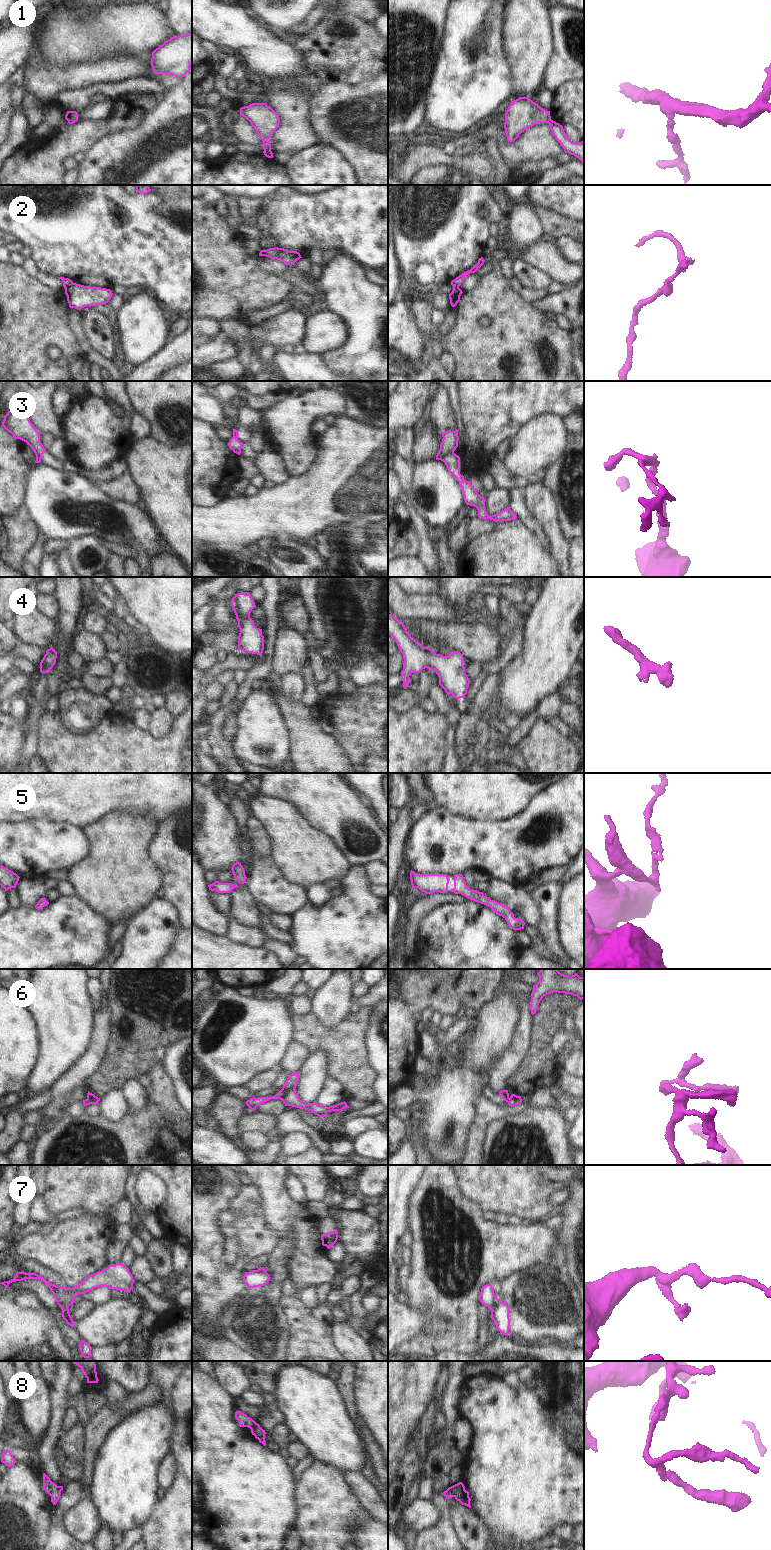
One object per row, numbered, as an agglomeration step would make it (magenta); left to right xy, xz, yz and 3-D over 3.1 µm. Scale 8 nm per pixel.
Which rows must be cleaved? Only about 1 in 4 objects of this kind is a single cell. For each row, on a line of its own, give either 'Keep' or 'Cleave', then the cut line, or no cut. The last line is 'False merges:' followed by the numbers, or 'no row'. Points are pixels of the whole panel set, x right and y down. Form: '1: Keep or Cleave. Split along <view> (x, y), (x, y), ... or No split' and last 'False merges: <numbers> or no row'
1: Cleave. Split along xz (264, 149), (270, 151)
2: Cleave. Split along xy (73, 283), (65, 289)
3: Cleave. Split along yz (453, 451), (442, 460)
4: Keep. No split
5: Keep. No split
6: Cleave. Split along xz (282, 1088), (294, 1089)
7: Cleave. Split along yz (499, 1299), (490, 1309)
8: Cleave. Split along yz (449, 1487), (454, 1496)
False merges: 1, 2, 3, 6, 7, 8.

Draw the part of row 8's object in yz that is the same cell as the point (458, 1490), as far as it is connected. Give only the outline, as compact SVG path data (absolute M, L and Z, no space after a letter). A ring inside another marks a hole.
M459 1482L450 1487L455 1499L459 1501L462 1505L471 1508L469 1492L465 1490L465 1486L462 1482Z

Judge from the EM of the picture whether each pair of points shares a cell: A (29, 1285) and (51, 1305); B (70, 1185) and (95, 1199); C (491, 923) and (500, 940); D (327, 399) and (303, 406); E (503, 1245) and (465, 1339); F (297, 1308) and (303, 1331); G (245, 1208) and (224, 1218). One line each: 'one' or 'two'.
A: one
B: one
C: one
D: one
E: one
F: one
G: one

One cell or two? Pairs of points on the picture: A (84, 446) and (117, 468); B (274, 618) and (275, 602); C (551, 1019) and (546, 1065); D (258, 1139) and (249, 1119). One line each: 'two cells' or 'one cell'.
A: two cells
B: one cell
C: one cell
D: two cells

